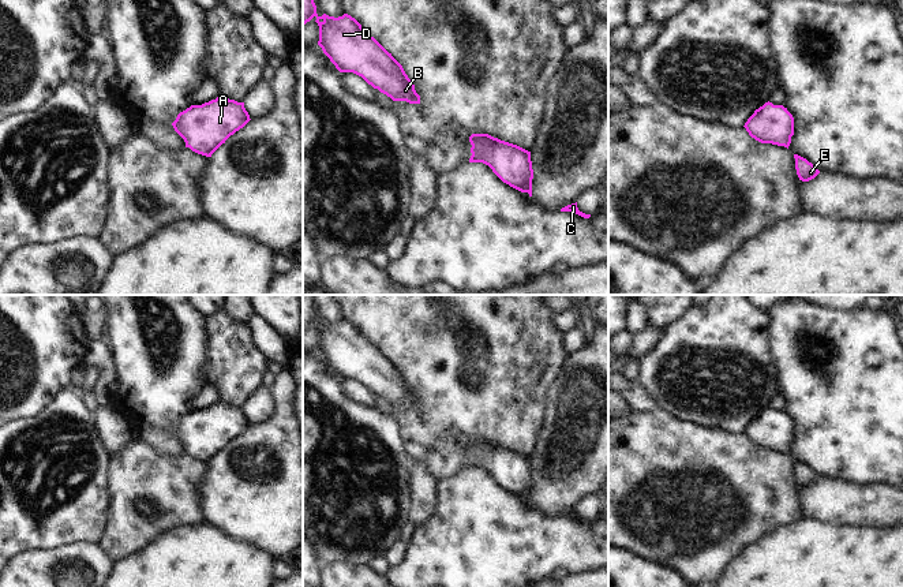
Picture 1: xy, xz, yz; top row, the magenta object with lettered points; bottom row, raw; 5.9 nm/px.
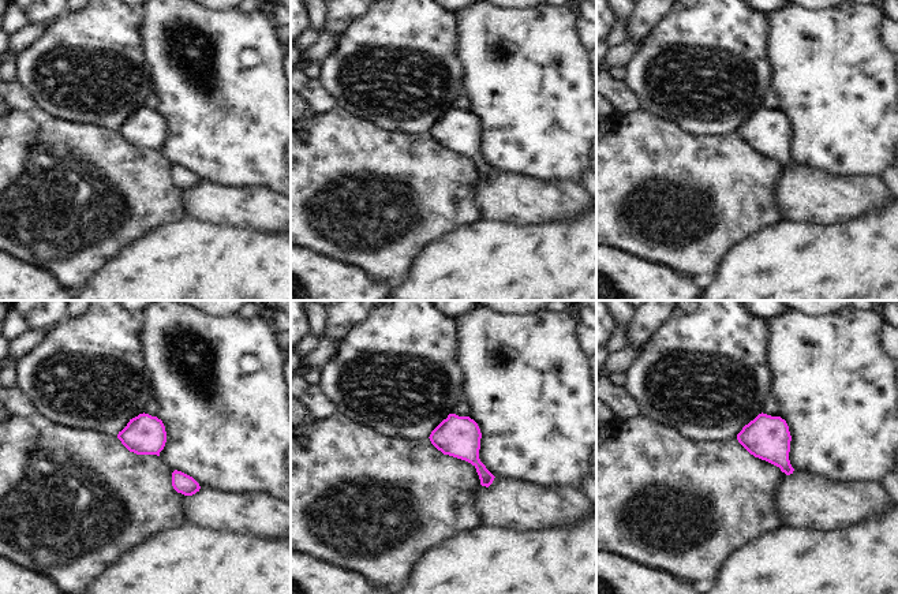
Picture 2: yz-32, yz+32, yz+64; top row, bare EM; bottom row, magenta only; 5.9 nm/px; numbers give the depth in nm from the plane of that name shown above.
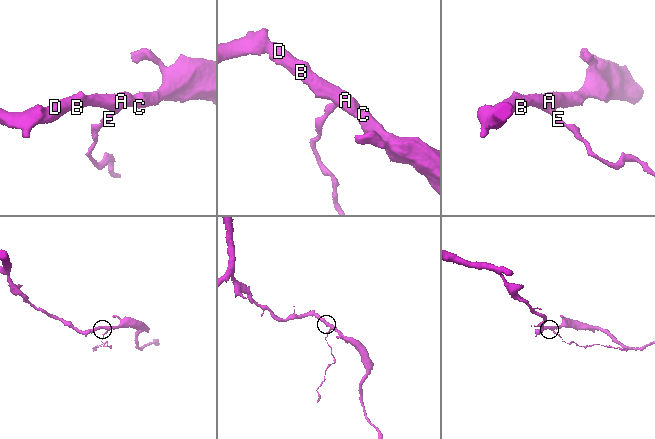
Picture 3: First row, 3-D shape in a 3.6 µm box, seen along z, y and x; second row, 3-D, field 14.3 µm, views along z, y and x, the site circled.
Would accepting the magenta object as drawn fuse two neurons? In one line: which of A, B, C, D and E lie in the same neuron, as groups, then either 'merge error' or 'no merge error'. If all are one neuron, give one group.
A B C D E | no merge error

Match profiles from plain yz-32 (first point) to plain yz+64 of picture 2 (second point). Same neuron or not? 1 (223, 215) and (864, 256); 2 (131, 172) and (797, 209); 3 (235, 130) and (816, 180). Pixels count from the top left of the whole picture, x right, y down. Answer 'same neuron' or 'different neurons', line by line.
1: different neurons
2: different neurons
3: different neurons

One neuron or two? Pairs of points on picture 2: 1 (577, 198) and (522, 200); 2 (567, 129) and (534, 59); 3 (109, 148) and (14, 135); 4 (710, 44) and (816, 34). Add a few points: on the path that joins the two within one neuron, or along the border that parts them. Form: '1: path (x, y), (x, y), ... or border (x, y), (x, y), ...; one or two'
1: path (564, 200), (535, 200); one
2: path (549, 111), (534, 96), (534, 77); one
3: path (86, 148), (62, 146), (40, 124), (37, 127); one
4: border (764, 14), (764, 55), (771, 70); two

